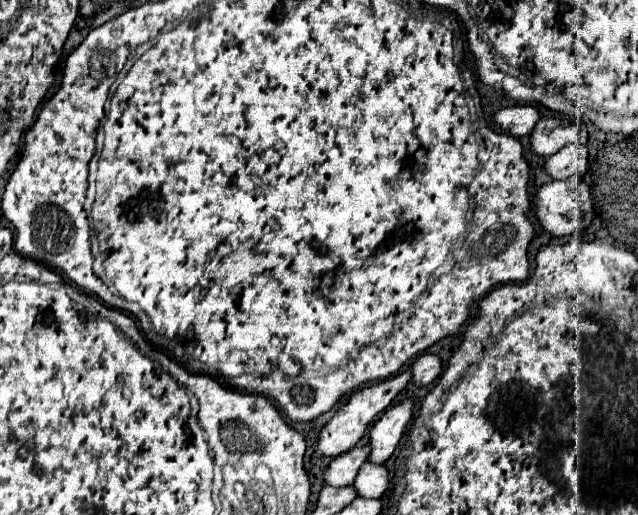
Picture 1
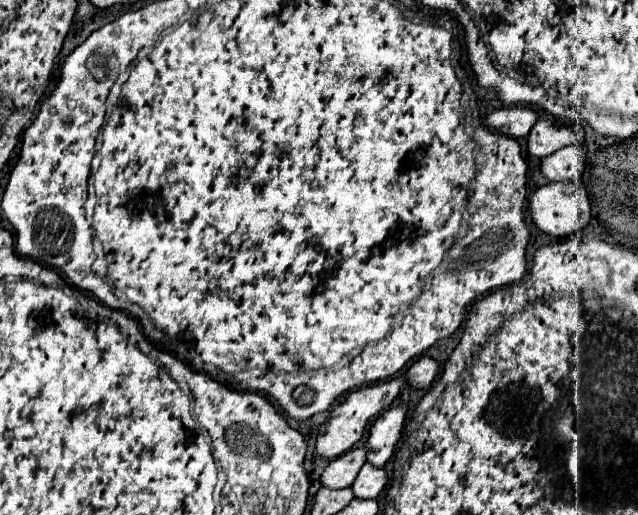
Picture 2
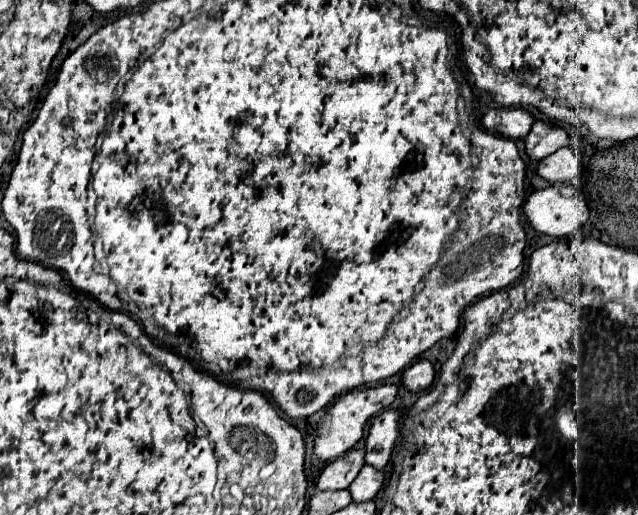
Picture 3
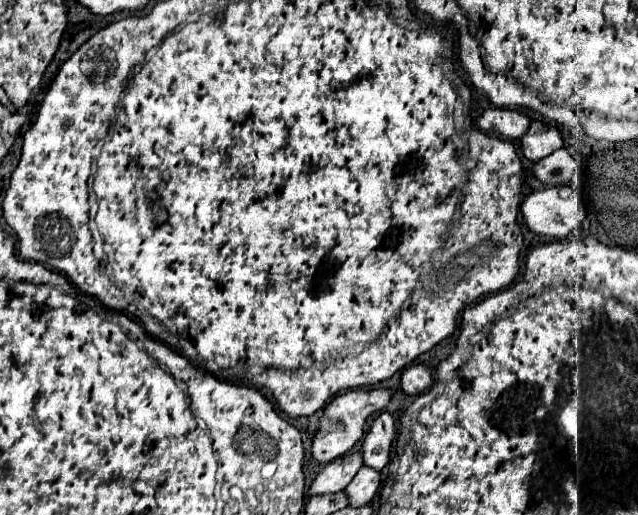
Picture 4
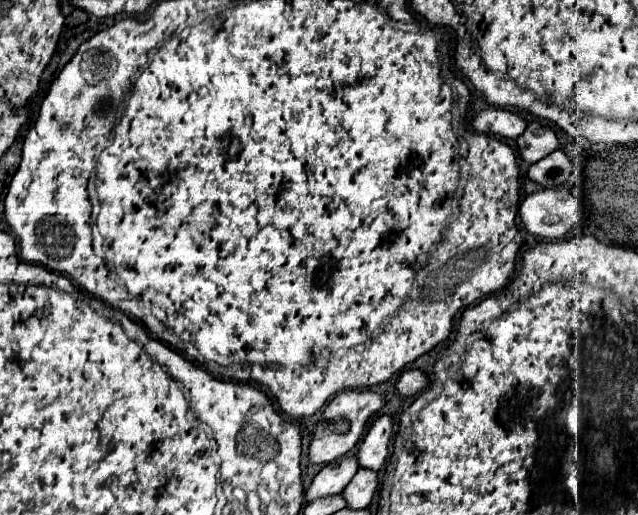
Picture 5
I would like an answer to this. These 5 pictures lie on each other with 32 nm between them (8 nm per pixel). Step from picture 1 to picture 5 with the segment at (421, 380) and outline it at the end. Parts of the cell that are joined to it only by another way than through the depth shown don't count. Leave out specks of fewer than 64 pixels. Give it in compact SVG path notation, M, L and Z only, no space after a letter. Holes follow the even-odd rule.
M406 370L406 372L400 374L400 378L398 378L396 386L394 386L394 392L400 398L408 398L408 396L420 394L426 386L428 386L428 378L426 378L424 372L420 372L420 370Z

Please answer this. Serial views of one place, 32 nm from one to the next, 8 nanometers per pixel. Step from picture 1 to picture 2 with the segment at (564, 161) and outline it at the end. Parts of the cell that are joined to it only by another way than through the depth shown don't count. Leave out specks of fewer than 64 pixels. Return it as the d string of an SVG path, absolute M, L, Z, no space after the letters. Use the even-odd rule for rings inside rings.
M564 146L558 152L550 154L542 160L540 172L550 182L566 182L572 180L584 168L584 156L578 146Z

